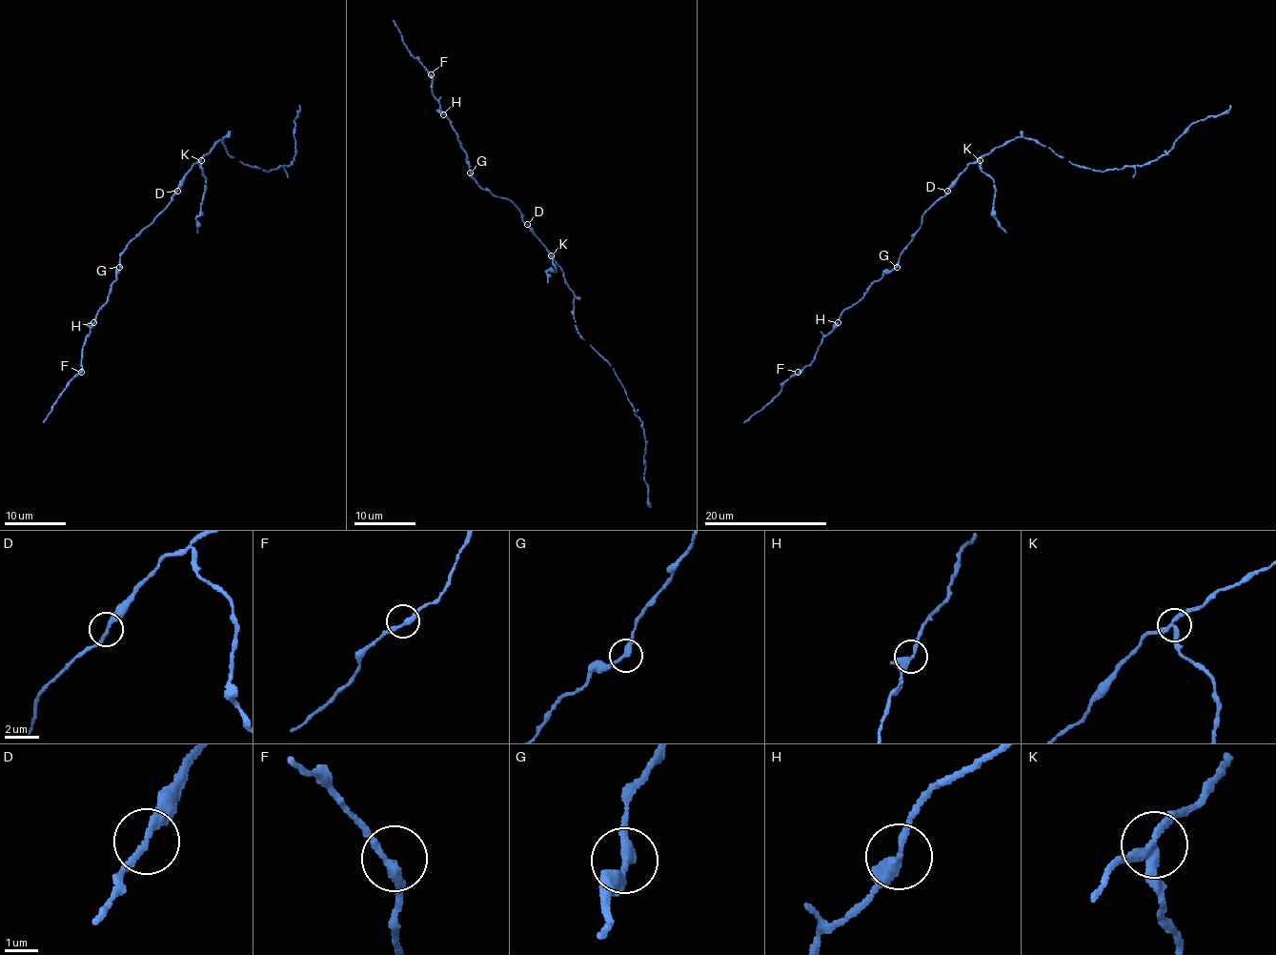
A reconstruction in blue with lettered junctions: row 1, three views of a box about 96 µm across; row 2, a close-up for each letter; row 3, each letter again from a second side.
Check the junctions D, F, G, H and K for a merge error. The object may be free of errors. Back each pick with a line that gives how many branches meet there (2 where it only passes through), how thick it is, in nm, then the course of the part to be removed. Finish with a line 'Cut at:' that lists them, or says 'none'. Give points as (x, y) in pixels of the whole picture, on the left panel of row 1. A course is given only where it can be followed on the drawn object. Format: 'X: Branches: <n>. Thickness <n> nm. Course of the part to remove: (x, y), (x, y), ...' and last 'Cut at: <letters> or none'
K: Branches: 3. Thickness 240 nm. Course of the part to remove: (201, 161), (206, 181), (196, 217), (198, 233)
Cut at: K

